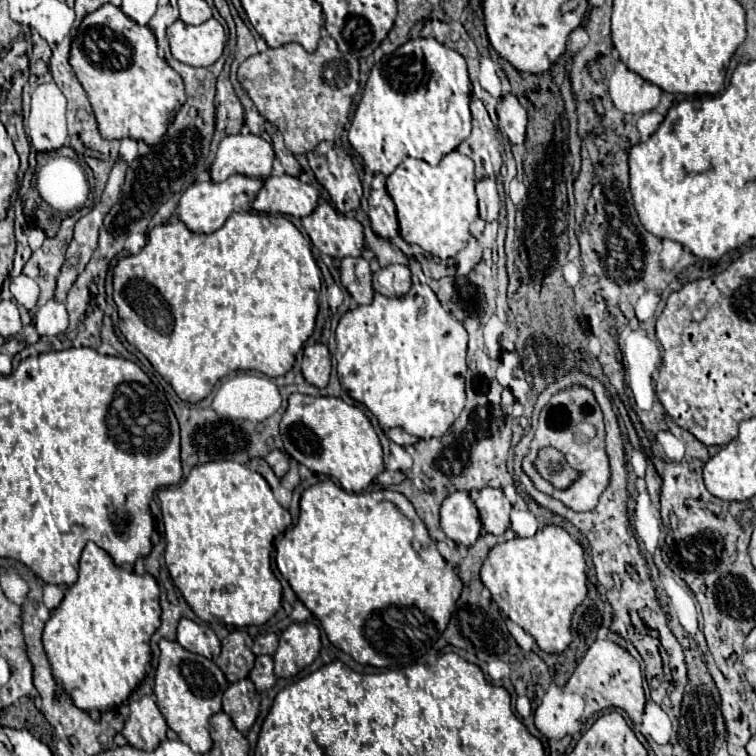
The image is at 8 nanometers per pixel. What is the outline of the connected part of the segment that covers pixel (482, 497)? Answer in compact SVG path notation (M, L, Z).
M484 488L478 494L476 508L480 512L482 528L494 536L502 536L510 528L510 502L496 488Z

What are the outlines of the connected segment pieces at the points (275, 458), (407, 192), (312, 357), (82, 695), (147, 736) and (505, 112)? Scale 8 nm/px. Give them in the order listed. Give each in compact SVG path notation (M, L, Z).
M272 450L264 460L268 462L268 466L274 470L274 474L278 478L282 478L288 472L288 454L284 454L280 450Z
M458 150L446 154L438 166L422 160L406 158L386 180L386 190L392 196L398 212L400 236L418 244L422 250L450 258L466 248L470 224L478 218L478 198L474 192L474 162Z
M308 344L304 348L304 358L302 358L302 374L308 384L316 388L326 388L328 376L330 376L330 352L324 344Z
M94 542L84 546L78 580L68 588L60 606L52 610L42 636L54 676L58 684L72 696L78 708L92 712L120 706L132 694L132 690L144 678L146 664L150 662L150 638L160 626L160 614L160 588L152 574L136 574L134 570L126 570L124 566L114 564L110 554L98 548Z
M142 696L140 700L128 702L128 716L124 720L122 736L142 750L154 750L162 740L166 740L166 720L158 710L152 696Z
M504 94L498 104L498 126L512 144L522 144L526 136L526 110L514 94Z

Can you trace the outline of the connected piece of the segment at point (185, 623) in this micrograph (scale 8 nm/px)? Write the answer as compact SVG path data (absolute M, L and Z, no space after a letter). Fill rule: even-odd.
M182 618L178 624L178 642L190 650L198 652L206 658L216 658L220 654L220 640L214 630L206 624Z

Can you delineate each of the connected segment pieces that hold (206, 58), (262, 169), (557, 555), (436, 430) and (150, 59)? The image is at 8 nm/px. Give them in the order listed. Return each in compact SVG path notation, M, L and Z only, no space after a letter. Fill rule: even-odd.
M210 18L198 26L190 26L182 20L176 20L168 28L168 38L172 56L188 66L214 64L222 56L226 42L224 28L216 18Z
M234 134L220 142L210 174L214 182L222 182L232 174L268 178L272 162L274 150L268 140L256 134Z
M544 526L536 532L532 538L520 538L496 544L482 566L482 582L492 592L494 602L500 606L500 610L516 624L520 624L528 634L534 636L536 644L544 652L562 652L572 642L572 614L578 604L588 594L586 588L586 562L584 562L584 550L564 528L560 526Z
M376 294L372 304L368 306L358 306L356 310L348 310L340 322L338 322L338 328L336 328L336 372L340 376L340 382L342 382L342 388L356 400L356 402L366 402L366 408L376 416L376 420L380 422L382 428L404 428L408 434L412 436L418 436L418 438L442 438L450 424L460 416L462 408L464 408L464 402L466 402L466 394L464 394L464 372L466 372L466 342L468 342L468 334L464 330L464 326L452 316L448 314L442 304L432 298L430 304L418 296L418 294L406 294L406 296L400 296L400 298L388 298L388 296L382 296L382 294Z
M102 4L98 10L84 16L72 40L70 66L88 94L102 136L110 140L134 138L134 140L144 140L148 144L158 144L158 140L166 134L166 128L172 124L176 112L182 108L186 100L180 74L166 60L158 56L154 32L148 26L140 26L134 20L130 20L114 4Z

